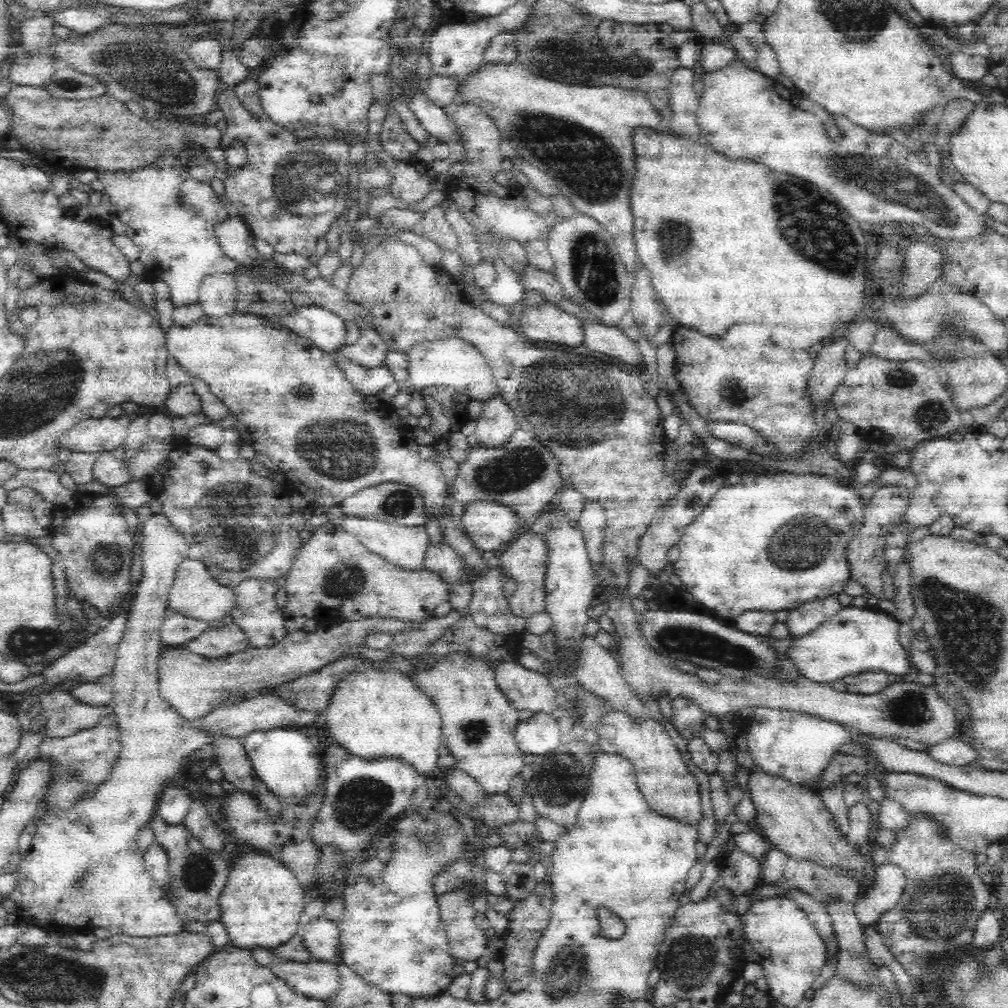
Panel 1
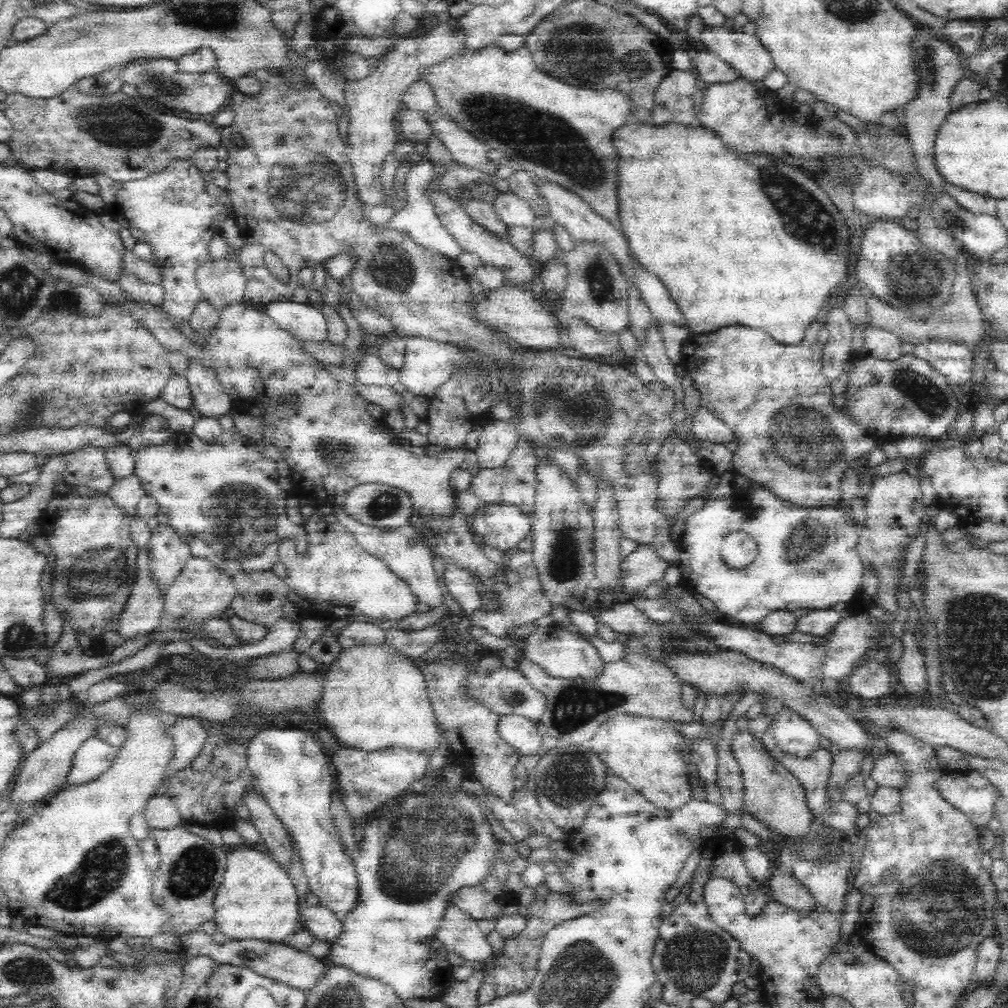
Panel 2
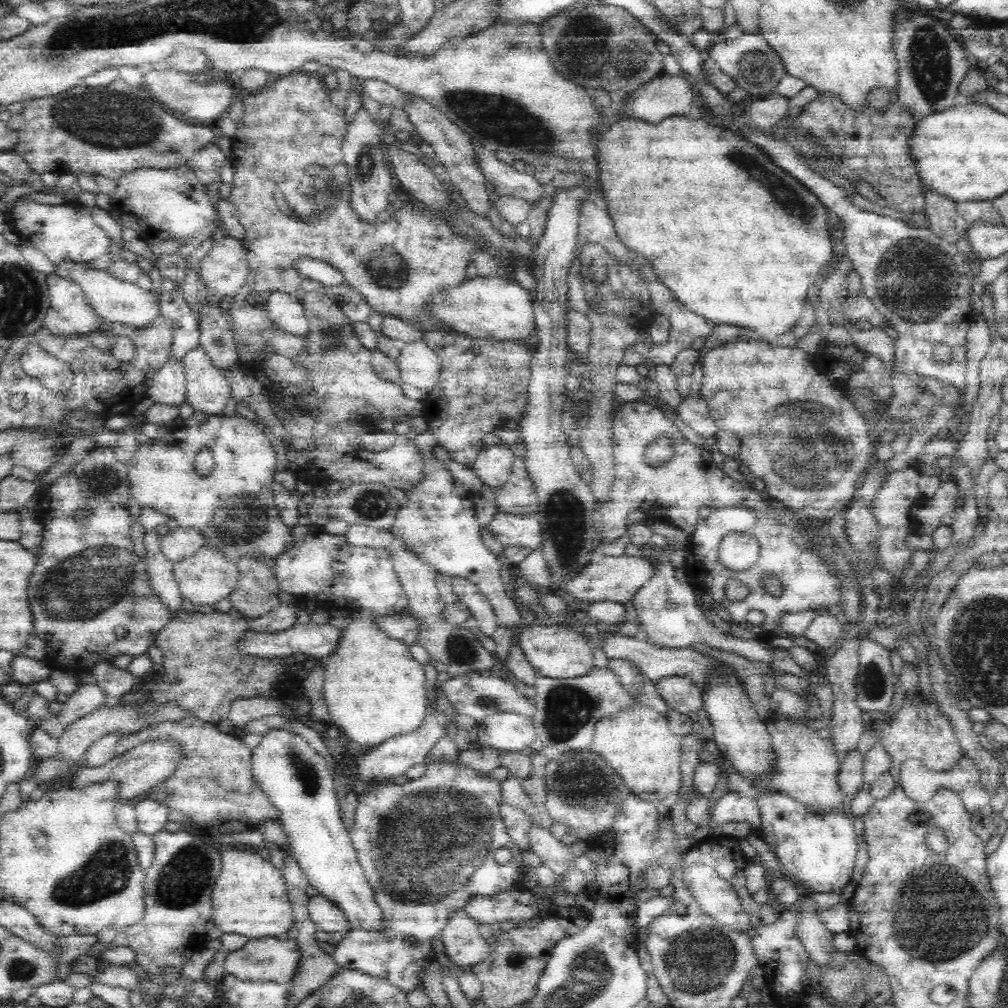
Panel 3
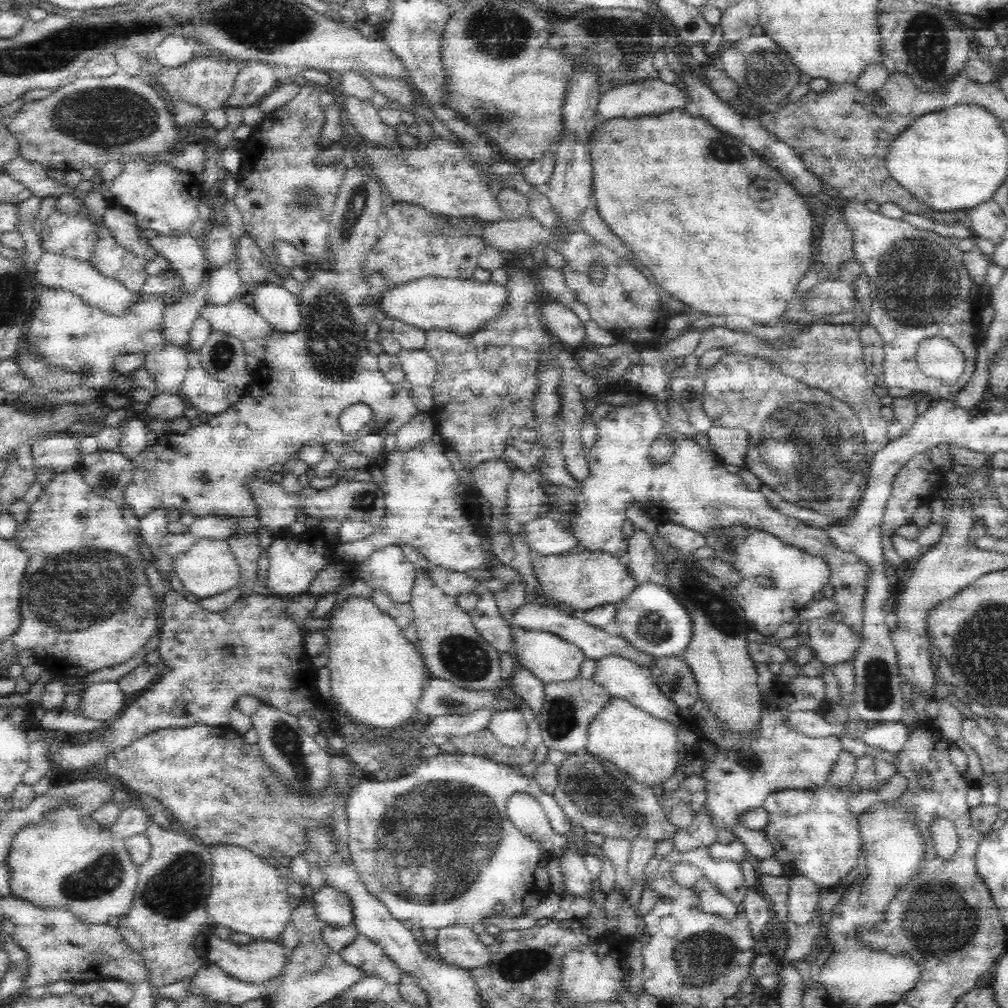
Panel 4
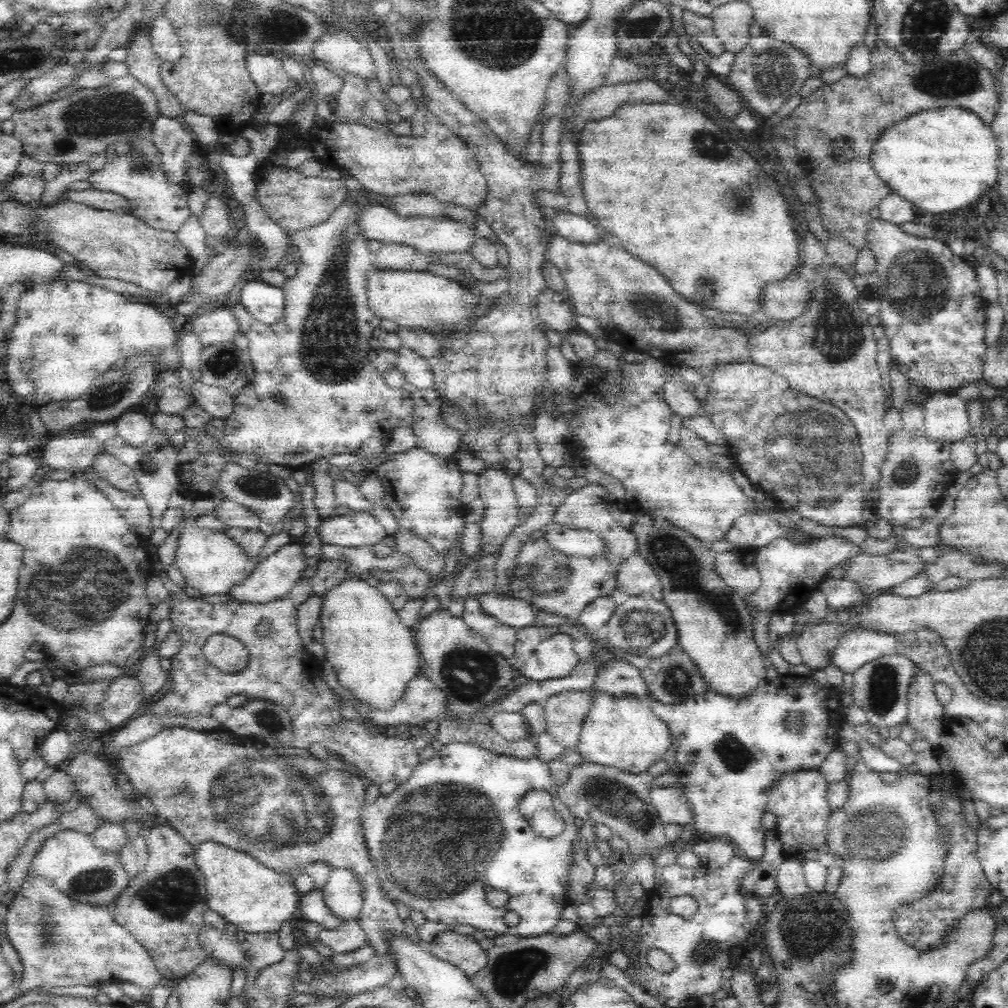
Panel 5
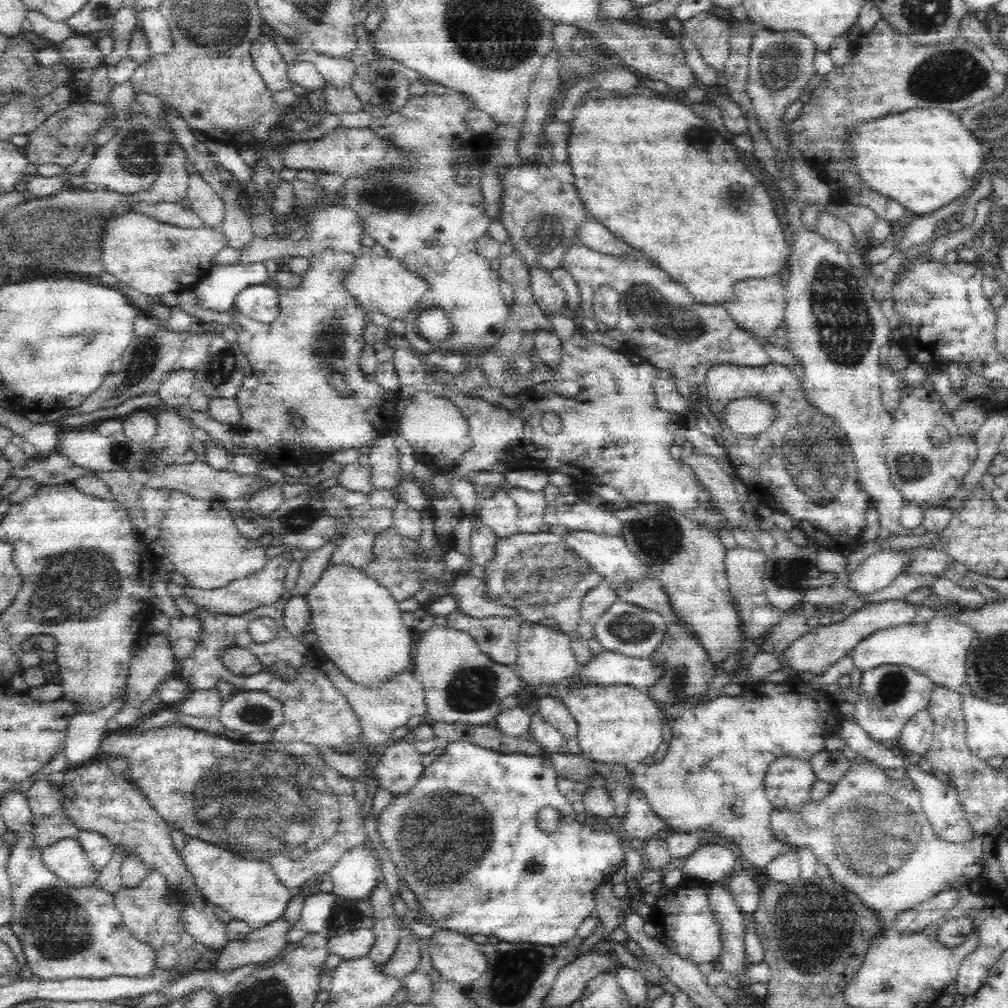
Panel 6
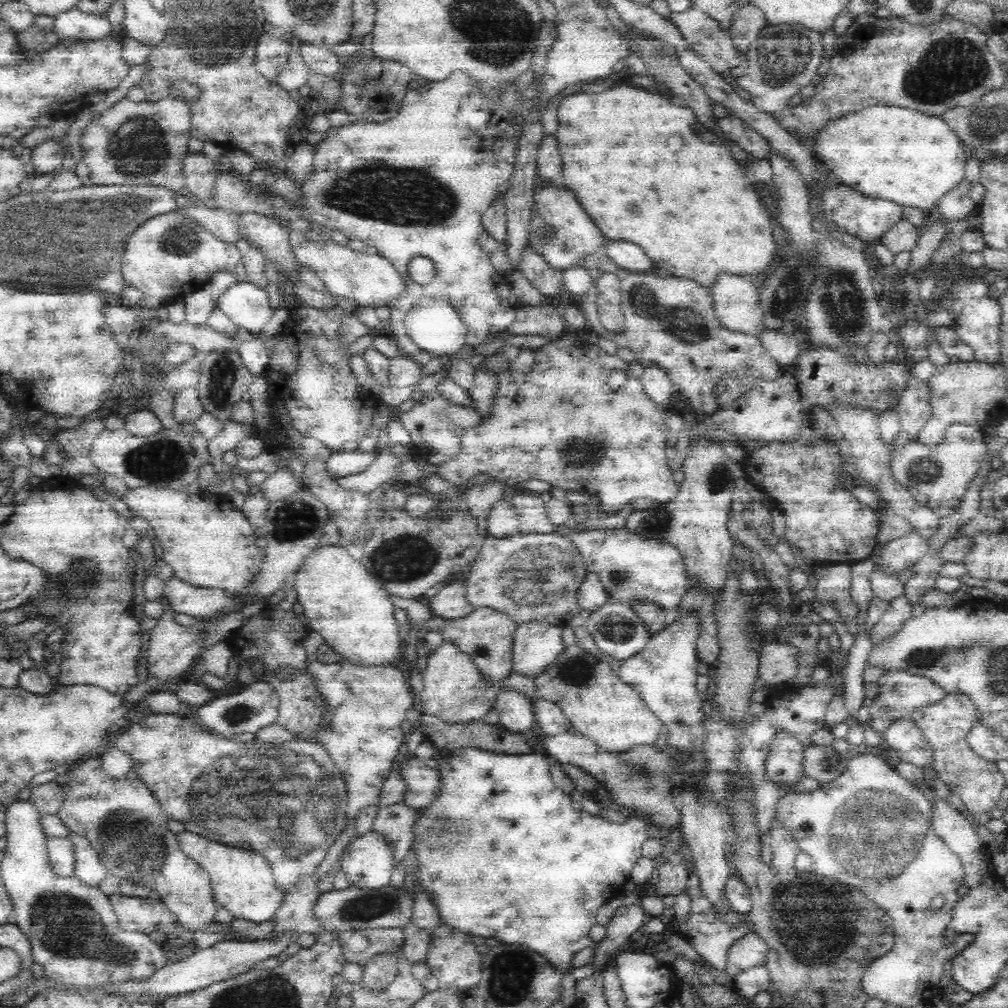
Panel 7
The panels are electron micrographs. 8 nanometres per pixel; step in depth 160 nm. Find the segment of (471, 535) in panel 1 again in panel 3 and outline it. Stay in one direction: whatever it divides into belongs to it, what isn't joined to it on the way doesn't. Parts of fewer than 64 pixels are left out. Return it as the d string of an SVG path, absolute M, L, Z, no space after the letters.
M497 510L487 527L504 549L540 547L542 532L536 514L516 516Z

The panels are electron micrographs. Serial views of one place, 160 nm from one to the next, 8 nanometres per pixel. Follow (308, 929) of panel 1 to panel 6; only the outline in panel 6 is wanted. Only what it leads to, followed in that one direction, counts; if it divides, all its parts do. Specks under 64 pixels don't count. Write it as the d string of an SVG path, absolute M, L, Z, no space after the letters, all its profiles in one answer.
M357 846L342 856L328 874L332 881L330 893L348 901L368 899L380 874L380 863L370 849Z

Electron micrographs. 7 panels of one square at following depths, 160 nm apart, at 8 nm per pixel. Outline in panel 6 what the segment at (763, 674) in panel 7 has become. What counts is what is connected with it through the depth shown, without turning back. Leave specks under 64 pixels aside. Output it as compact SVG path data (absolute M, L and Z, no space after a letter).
M885 597L884 601L865 604L851 616L844 617L842 621L828 625L819 624L817 627L809 629L804 636L800 636L790 645L783 660L798 672L811 672L812 674L826 672L833 664L848 657L850 650L873 632L914 624L914 619L919 611L918 607L928 608L912 605L906 600L891 600L888 597Z

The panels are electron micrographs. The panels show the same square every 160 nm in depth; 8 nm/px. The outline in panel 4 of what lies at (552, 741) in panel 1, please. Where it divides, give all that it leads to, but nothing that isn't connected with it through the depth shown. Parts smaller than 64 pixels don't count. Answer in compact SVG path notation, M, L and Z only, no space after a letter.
M517 708L495 711L486 729L505 748L520 748L528 742L526 721Z

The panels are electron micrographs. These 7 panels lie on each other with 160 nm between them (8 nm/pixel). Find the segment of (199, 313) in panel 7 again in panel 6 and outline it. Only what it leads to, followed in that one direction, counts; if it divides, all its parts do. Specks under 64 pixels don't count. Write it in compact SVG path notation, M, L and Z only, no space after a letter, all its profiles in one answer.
M265 263L248 265L213 266L200 278L194 294L200 306L216 312L233 308L238 293L250 285L262 285L270 281Z

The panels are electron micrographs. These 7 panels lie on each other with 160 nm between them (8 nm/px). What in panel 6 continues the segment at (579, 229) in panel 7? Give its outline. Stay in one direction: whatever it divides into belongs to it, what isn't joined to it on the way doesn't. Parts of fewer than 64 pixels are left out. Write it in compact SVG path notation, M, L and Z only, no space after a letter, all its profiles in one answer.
M535 161L532 164L500 166L498 179L502 181L498 219L507 230L508 242L522 257L527 270L542 268L547 272L562 265L566 245L575 244L576 228L584 222L584 206L575 185L563 184L552 173L550 164Z

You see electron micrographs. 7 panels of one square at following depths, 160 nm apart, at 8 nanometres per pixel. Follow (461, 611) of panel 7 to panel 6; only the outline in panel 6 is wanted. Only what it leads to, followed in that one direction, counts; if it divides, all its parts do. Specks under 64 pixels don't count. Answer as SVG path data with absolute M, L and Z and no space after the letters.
M474 575L464 576L456 580L451 588L447 588L458 599L458 607L462 613L478 618L502 617L516 619L518 622L526 622L516 609L504 606L488 597L484 579Z

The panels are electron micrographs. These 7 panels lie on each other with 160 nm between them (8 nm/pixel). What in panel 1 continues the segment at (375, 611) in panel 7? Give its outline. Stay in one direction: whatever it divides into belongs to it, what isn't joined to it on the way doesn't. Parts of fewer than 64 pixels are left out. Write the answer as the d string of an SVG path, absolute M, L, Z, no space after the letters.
M360 667L356 672L338 683L324 710L326 737L330 743L340 746L352 756L364 760L398 759L410 765L417 775L436 776L438 772L438 748L441 746L441 720L438 709L428 699L422 689L414 685L411 677L406 677L396 670L378 667Z

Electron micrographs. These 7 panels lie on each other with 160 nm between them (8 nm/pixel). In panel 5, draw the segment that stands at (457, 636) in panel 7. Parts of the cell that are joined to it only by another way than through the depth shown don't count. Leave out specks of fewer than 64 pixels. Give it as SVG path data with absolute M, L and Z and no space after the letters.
M466 598L462 619L474 632L478 633L490 645L492 651L511 660L516 644L517 630L503 625L495 616L484 612L477 599Z

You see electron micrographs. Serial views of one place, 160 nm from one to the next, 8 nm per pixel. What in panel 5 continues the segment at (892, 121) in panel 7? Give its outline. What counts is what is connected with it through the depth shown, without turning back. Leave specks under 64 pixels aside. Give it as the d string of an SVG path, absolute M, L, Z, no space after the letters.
M958 106L920 112L890 128L873 146L877 175L914 208L932 214L952 212L978 201L996 186L1000 147L991 125Z

